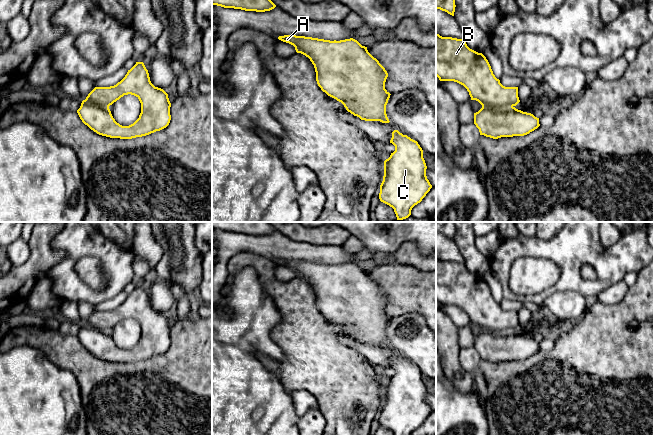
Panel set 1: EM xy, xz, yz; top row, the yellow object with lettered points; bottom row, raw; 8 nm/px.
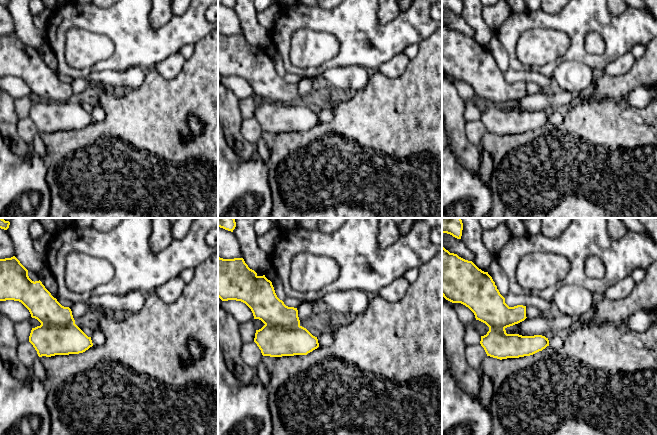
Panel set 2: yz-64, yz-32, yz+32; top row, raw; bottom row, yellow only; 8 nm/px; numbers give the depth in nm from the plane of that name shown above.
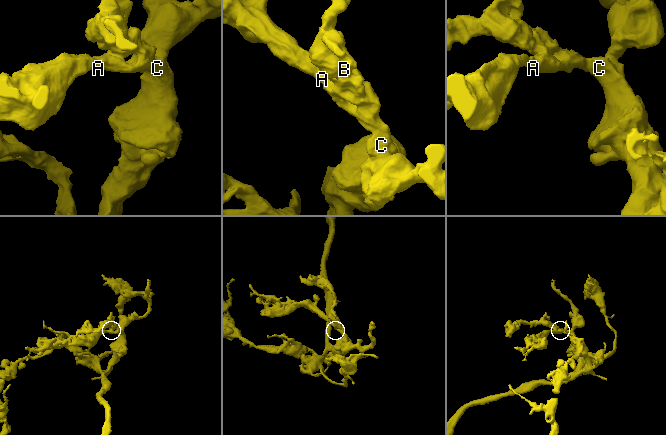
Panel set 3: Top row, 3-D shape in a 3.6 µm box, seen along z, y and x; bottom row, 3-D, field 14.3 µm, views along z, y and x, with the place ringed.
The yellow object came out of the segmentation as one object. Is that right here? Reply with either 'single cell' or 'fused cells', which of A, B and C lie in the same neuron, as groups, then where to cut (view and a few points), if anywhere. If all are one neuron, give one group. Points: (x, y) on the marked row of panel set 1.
single cell | A B C | no cut

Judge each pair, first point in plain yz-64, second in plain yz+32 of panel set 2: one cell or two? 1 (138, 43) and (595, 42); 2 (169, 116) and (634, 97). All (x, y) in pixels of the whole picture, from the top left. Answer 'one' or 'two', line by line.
1: two
2: two

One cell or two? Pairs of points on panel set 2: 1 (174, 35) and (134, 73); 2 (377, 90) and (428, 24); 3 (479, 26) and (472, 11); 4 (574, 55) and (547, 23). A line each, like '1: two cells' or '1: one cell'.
1: two cells
2: two cells
3: one cell
4: one cell

